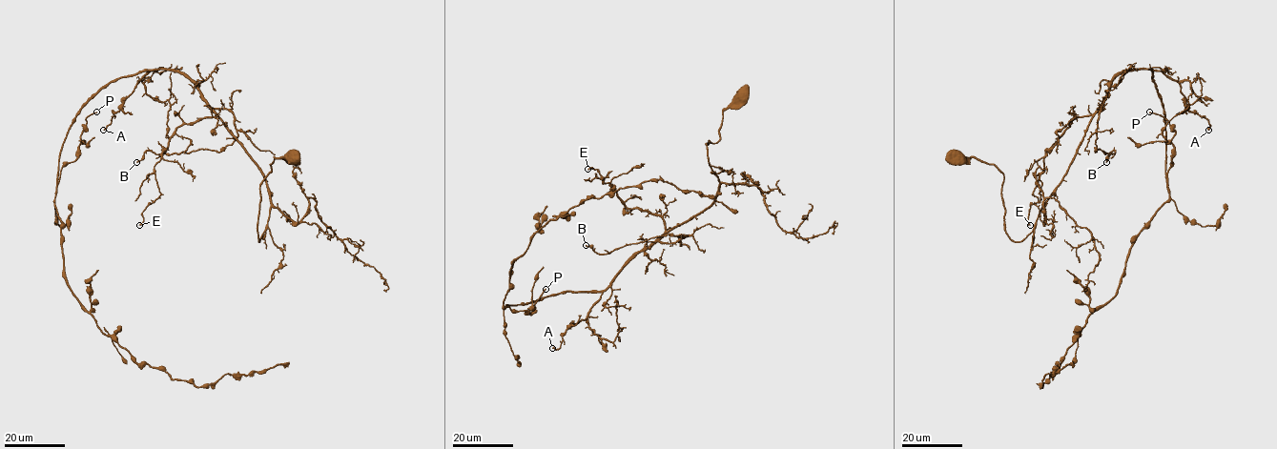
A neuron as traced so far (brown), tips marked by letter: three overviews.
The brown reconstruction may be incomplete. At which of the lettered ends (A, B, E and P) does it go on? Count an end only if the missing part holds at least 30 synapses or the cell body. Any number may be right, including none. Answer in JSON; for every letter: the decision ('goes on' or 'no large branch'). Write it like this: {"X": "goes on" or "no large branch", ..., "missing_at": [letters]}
{"A": "no large branch", "B": "no large branch", "E": "no large branch", "P": "no large branch", "missing_at": []}

